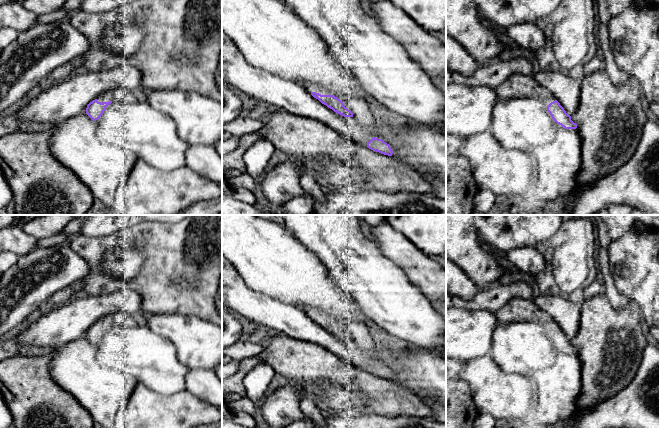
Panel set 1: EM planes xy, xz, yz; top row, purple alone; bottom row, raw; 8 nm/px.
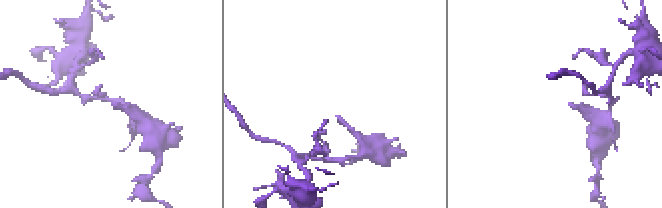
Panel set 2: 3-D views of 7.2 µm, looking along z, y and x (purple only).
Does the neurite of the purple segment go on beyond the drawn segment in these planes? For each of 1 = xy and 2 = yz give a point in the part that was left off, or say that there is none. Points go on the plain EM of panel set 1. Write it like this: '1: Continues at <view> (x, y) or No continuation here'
1: Continues at xy (107, 320)
2: Continues at yz (517, 309)

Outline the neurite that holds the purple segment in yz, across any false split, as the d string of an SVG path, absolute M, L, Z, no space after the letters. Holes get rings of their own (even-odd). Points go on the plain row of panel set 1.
M513 298L496 313L500 323L532 321L541 324L546 330L552 343L565 353L576 353L577 348L571 344L554 320L539 309L534 301L522 298Z

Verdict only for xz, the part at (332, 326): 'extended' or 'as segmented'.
extended

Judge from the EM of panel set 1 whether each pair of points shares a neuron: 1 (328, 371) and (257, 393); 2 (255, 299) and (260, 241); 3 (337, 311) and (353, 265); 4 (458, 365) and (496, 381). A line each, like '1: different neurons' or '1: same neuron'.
1: different neurons
2: different neurons
3: different neurons
4: different neurons

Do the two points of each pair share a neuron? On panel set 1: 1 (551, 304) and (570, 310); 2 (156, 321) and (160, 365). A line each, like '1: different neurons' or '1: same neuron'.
1: same neuron
2: different neurons

